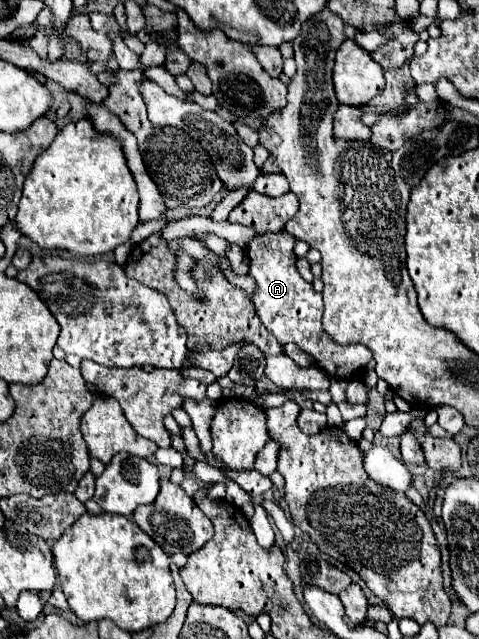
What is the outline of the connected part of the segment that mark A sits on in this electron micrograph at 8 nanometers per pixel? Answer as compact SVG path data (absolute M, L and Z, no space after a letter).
M261 234L247 244L249 256L249 274L257 280L257 288L253 294L255 310L265 324L265 328L277 338L279 344L295 342L301 350L305 350L321 370L325 370L331 378L349 380L355 378L357 372L365 370L367 362L373 358L367 346L361 344L337 344L329 334L325 334L321 326L323 318L323 298L313 290L309 282L305 282L295 268L295 252L293 244L297 240L287 234Z

